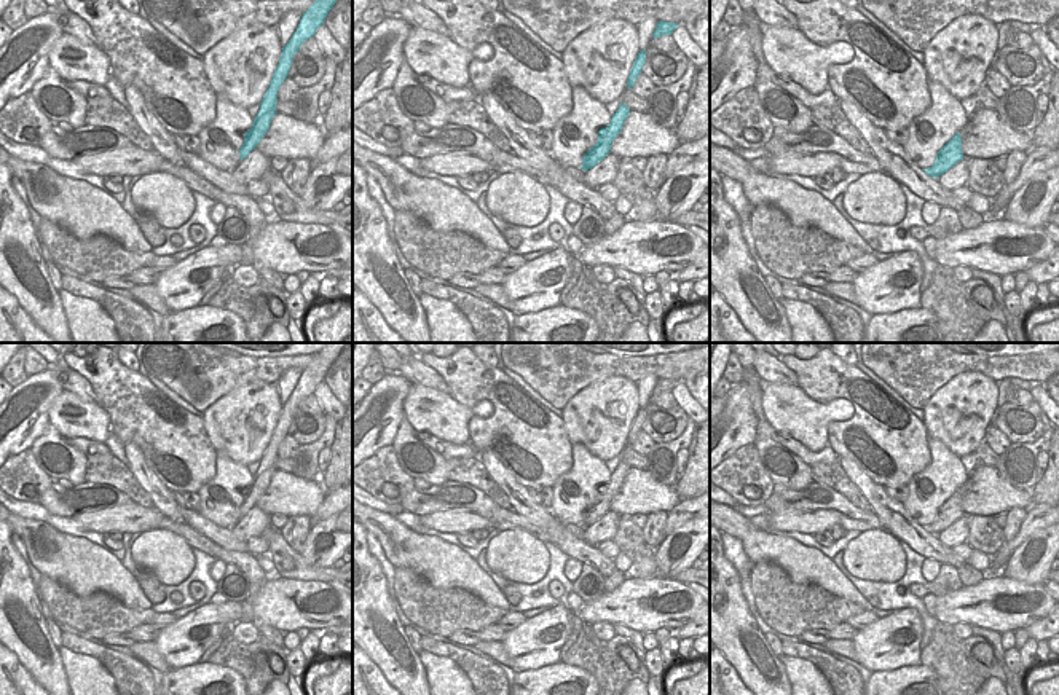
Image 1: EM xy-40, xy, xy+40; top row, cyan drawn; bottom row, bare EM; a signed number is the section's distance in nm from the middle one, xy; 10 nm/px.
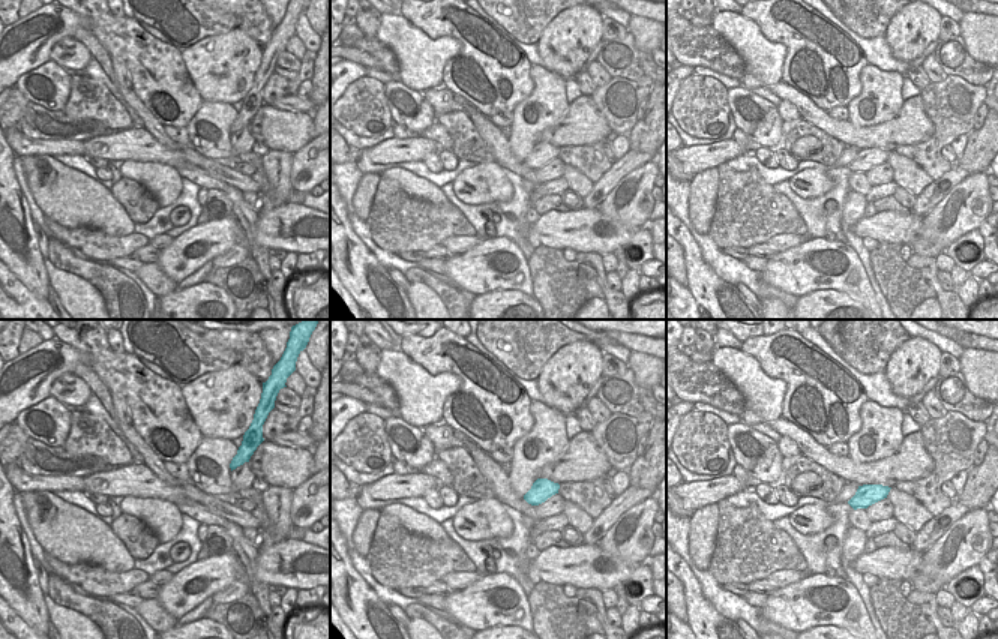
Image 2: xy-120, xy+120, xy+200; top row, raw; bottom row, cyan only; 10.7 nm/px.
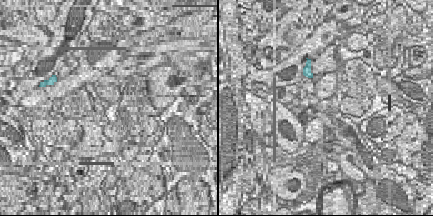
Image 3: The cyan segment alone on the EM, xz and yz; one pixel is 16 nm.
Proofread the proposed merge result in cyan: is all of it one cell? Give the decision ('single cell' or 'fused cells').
single cell

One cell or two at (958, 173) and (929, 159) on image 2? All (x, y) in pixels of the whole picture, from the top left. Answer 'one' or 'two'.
two

